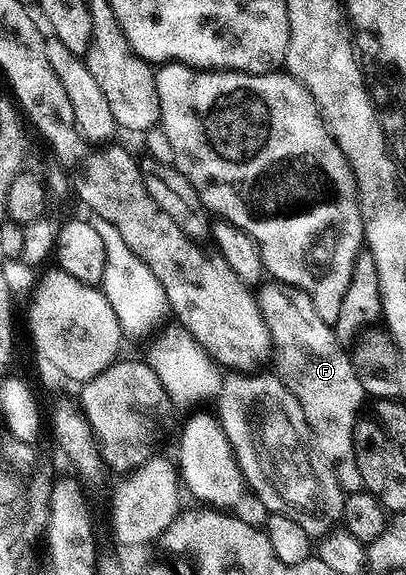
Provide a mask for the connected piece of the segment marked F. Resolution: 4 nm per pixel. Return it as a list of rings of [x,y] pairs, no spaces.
[[[270,278],[257,285],[256,295],[258,309],[268,326],[272,364],[278,367],[276,375],[300,402],[313,447],[334,464],[334,476],[343,493],[363,491],[360,466],[356,466],[354,457],[354,425],[363,411],[364,393],[351,353],[336,338],[333,327],[316,314],[316,306],[312,306],[312,298],[304,290]]]

